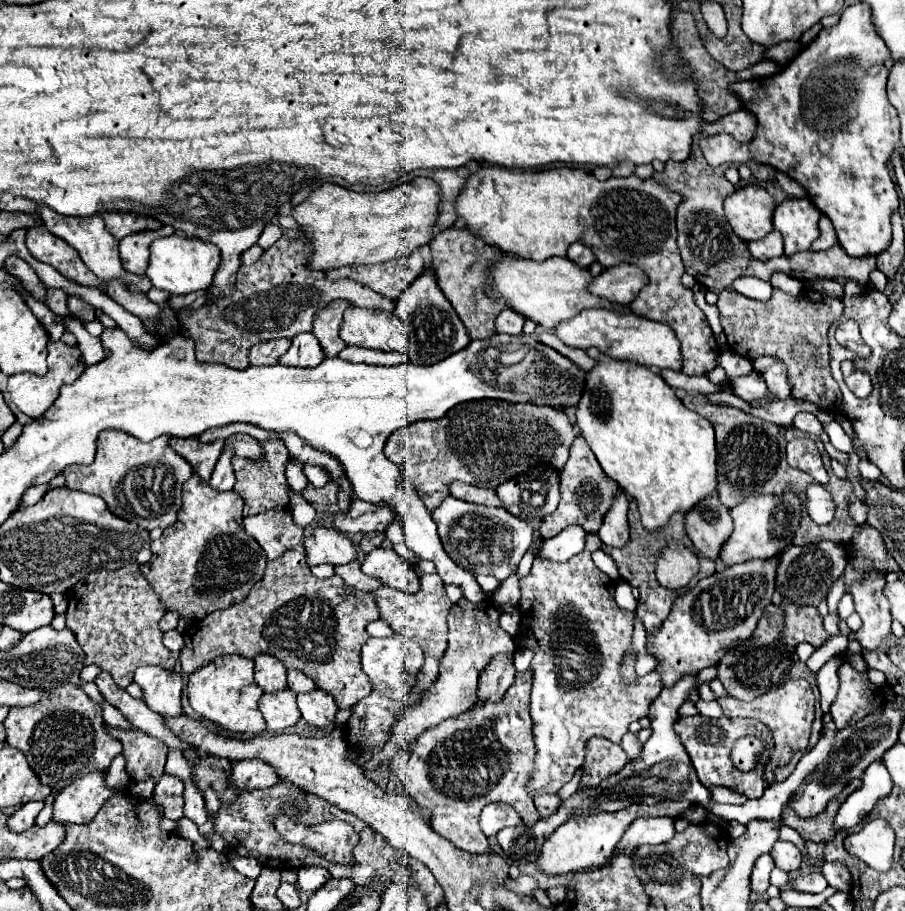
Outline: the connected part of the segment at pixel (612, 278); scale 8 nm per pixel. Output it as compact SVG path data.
M620 264L602 270L602 274L590 284L590 292L610 302L628 306L646 284L648 276L638 266Z

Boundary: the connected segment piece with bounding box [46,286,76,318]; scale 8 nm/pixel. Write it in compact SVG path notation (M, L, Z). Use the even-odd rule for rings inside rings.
M46 286L46 306L56 314L56 316L62 316L62 318L76 318L70 314L68 310L68 304L66 304L66 292L64 290L58 290L58 288L48 288Z

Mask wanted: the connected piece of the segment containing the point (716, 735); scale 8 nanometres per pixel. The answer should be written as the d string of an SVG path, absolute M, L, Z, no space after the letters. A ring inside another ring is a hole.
M688 716L688 718L678 718L674 724L674 730L680 738L680 742L684 744L686 752L692 758L692 766L700 778L700 782L712 790L714 786L726 786L736 790L738 794L746 794L748 798L760 798L764 792L764 770L756 770L756 776L744 776L742 772L738 772L732 766L730 760L730 750L734 746L734 742L740 736L752 734L752 736L762 736L762 738L772 738L768 726L764 726L760 720L750 720L750 718L728 718L728 716L720 716L720 718L708 718L708 716ZM686 724L692 724L690 728L684 728Z

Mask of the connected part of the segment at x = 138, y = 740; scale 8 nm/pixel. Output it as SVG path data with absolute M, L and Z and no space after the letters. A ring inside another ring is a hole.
M108 728L108 732L124 744L124 756L128 760L126 770L132 772L132 778L136 782L146 778L154 778L154 782L158 782L164 774L168 746L144 732L122 732L114 728Z

